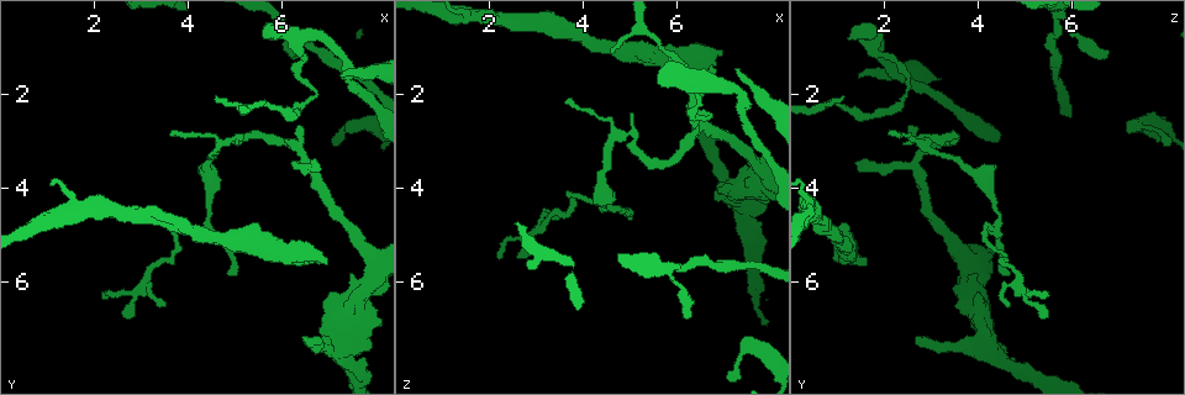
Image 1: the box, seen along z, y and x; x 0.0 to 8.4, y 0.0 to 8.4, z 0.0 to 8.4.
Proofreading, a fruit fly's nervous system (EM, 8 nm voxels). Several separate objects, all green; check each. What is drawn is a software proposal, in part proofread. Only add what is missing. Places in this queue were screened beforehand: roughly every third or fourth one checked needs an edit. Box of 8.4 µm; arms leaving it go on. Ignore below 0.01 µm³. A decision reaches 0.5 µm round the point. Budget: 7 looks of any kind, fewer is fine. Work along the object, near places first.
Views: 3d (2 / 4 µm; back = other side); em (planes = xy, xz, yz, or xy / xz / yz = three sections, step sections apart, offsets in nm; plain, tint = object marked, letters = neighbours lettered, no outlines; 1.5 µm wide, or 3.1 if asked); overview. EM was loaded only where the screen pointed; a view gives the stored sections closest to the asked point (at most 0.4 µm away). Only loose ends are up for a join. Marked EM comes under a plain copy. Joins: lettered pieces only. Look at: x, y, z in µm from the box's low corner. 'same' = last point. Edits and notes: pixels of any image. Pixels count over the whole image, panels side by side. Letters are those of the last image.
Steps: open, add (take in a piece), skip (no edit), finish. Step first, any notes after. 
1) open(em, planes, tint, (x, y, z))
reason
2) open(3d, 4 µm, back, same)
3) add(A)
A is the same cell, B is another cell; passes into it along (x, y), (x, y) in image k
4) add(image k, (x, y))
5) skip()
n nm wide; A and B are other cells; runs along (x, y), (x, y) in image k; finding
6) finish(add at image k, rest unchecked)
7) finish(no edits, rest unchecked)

open(em, planes, letters, (6.75, 3.45, 1.45))
an open end

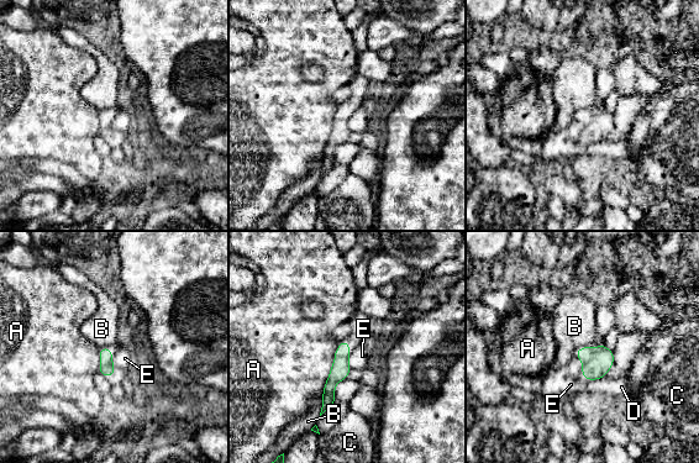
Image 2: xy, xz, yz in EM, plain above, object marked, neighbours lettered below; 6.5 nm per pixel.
skip()
A touches over 360 nm; A, B, C, D and E are other cells; runs along (346, 343), (325, 405) in image 2; no lettered piece goes on from it

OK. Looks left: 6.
open(3d, 4 µm, (7.00, 5.65, 1.15))
thick end

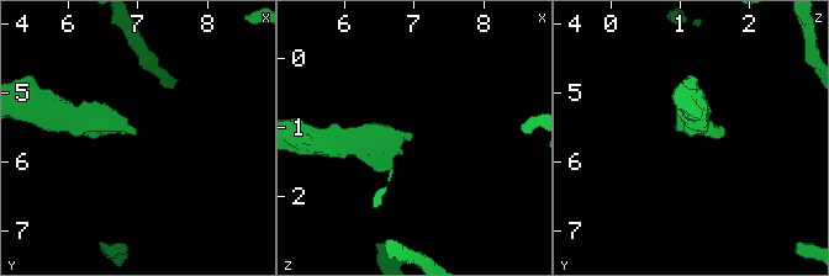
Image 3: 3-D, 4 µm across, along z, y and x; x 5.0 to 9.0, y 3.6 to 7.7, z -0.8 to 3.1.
open(em, xz, step 8, letters, (6.95, 5.55, 1.10))
now the EM

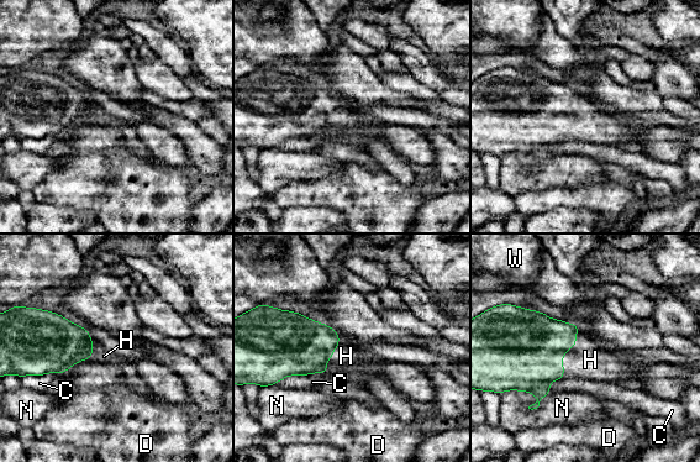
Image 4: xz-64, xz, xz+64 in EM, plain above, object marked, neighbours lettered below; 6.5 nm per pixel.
add(image 4, (590, 360))
H is the same cell, C, D, N and W are other cells; passes into it along (527, 347), (566, 351), (590, 360) in image 4; it goes on there

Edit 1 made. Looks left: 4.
open(3d, 4 µm, (4.55, 2.10, 1.10))
branch stops here

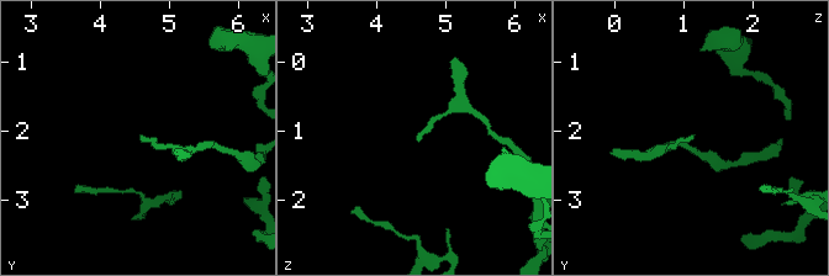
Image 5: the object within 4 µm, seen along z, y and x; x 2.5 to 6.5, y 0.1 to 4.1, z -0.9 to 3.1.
open(em, xz, step 8, letters, (4.60, 2.00, 1.15))
need the tissue

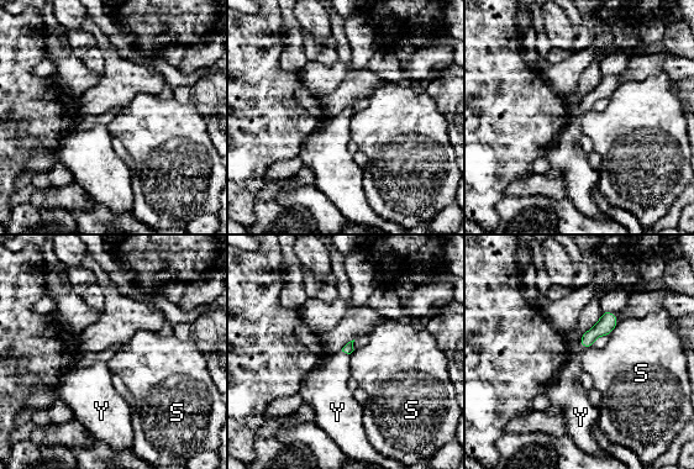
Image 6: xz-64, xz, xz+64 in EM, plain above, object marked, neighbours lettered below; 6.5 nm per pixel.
add(image 6, (326, 385))
Y is the same cell, S is another cell; the neuron continues

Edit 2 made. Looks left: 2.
finish(add at image 4, add at image 6, rest unchecked)

